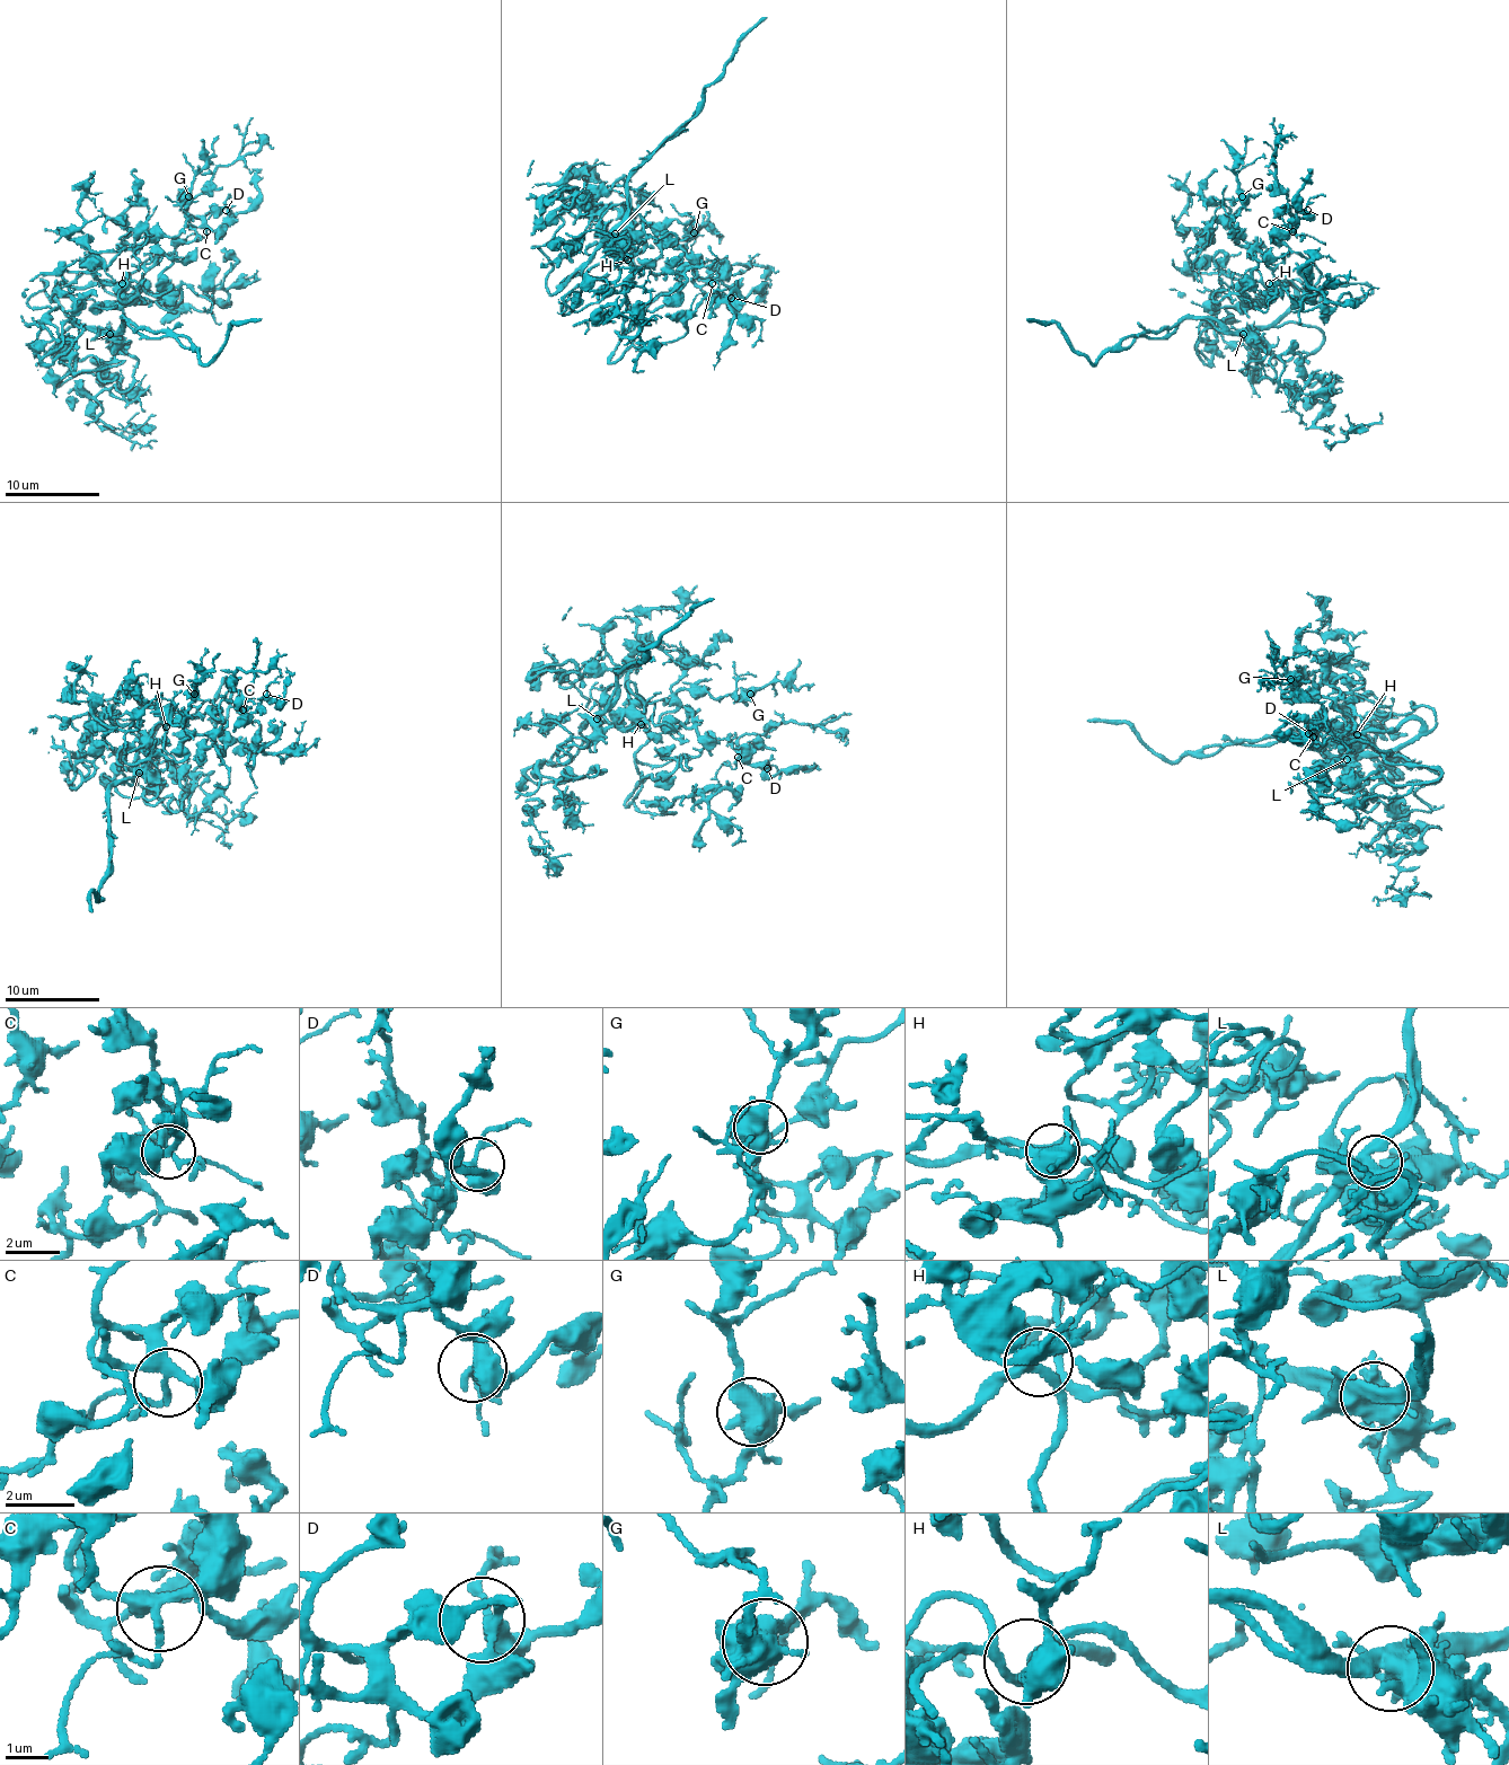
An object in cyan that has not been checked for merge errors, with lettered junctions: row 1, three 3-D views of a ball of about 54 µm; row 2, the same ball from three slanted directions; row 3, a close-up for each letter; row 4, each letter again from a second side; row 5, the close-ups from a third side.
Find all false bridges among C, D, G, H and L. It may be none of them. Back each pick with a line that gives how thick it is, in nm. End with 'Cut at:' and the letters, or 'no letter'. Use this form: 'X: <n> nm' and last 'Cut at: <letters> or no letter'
Cut at: no letter

